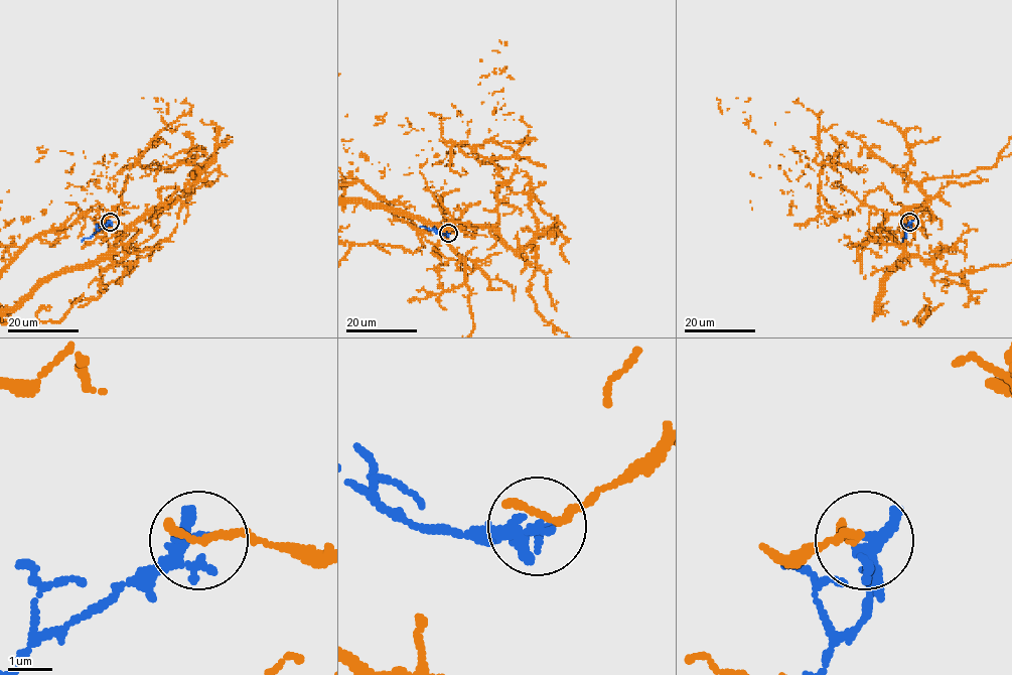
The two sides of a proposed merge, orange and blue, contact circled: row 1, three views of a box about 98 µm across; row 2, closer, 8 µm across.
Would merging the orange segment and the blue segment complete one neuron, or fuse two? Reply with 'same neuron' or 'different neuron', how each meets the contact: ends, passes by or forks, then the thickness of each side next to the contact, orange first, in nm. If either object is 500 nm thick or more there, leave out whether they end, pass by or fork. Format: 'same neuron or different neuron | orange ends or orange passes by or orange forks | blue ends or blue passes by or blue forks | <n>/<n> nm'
different neuron | orange ends | blue passes by | 200/240 nm

